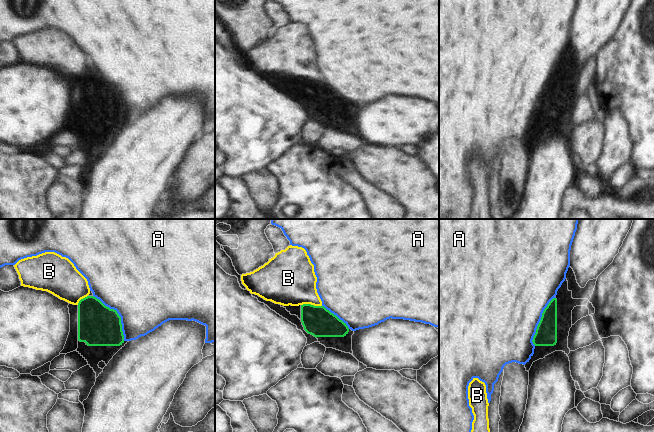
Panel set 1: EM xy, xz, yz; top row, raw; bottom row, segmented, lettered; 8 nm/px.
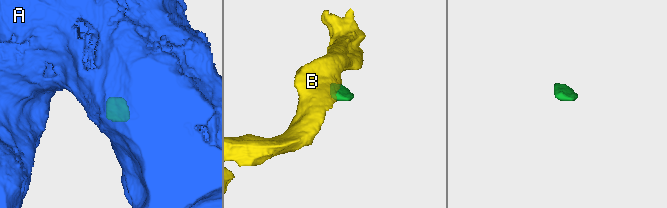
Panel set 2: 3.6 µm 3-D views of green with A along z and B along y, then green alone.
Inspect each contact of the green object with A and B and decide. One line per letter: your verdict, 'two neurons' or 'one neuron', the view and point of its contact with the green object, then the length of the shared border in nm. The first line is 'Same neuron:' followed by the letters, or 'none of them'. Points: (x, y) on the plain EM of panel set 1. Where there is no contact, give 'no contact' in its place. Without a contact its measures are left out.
Same neuron: A
A: one neuron | xy (118, 90) | 440 nm
B: two neurons | xz (310, 80) | 170 nm

